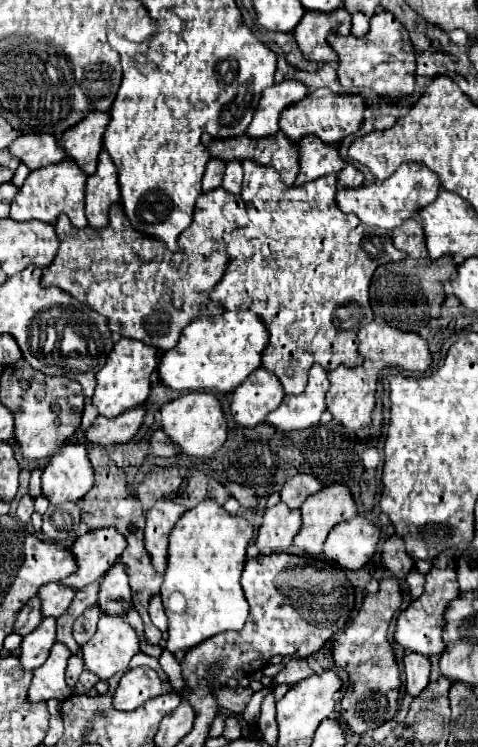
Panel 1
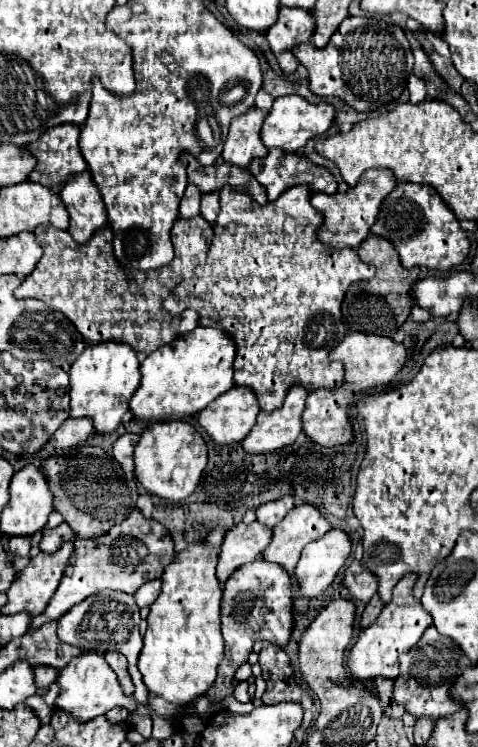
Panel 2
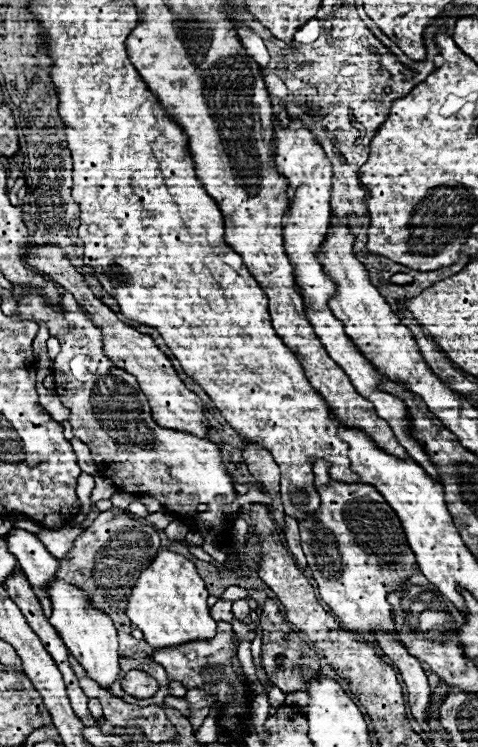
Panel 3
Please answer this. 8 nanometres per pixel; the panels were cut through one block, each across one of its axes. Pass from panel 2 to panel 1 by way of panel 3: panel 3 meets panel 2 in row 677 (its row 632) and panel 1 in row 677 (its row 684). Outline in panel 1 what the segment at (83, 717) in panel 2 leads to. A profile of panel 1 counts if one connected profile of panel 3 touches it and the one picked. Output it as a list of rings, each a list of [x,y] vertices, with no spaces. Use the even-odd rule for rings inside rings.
[[[102,614],[96,634],[82,646],[82,652],[86,670],[106,682],[116,672],[128,670],[128,662],[140,652],[140,638],[122,616]]]

